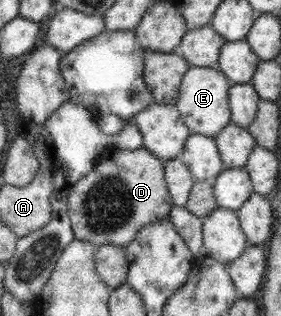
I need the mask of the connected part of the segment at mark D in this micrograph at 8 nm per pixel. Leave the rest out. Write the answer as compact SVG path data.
M145 146L135 150L105 148L103 154L97 158L95 168L73 185L68 199L68 213L74 237L77 240L86 240L96 247L101 244L114 244L124 248L135 240L137 232L145 224L167 220L172 206L164 175L164 162L153 156Z

